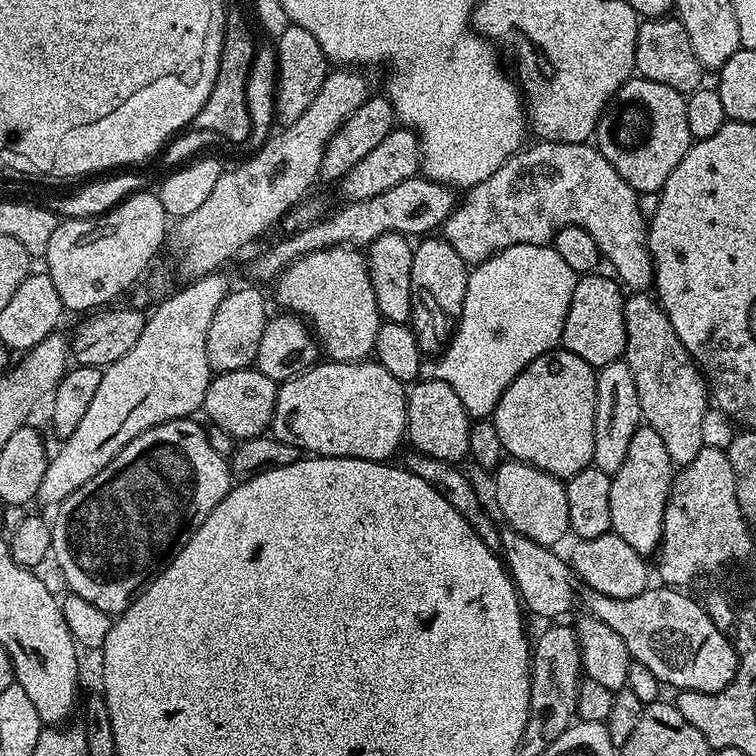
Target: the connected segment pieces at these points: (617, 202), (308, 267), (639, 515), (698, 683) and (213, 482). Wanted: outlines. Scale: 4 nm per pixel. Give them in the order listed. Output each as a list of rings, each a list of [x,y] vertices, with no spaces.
[[[549,140],[536,142],[533,148],[527,148],[514,153],[506,162],[502,162],[498,170],[494,170],[490,178],[463,193],[456,209],[444,219],[443,239],[450,241],[469,266],[475,266],[515,244],[548,244],[555,241],[558,230],[578,226],[585,228],[590,238],[598,242],[601,257],[616,267],[615,275],[625,289],[632,288],[628,290],[633,293],[651,289],[654,284],[652,255],[648,249],[648,225],[639,209],[640,197],[620,177],[618,170],[606,162],[599,148],[588,142],[563,144]]]
[[[352,246],[327,248],[314,254],[306,254],[296,260],[285,272],[276,277],[276,300],[281,309],[303,318],[310,325],[319,347],[329,361],[359,362],[369,359],[376,351],[376,339],[382,323],[378,302],[374,300],[374,286],[370,282],[368,262],[363,251]]]
[[[641,426],[630,442],[630,450],[626,450],[626,462],[622,462],[622,466],[618,466],[618,470],[611,478],[610,522],[612,523],[612,531],[616,533],[618,538],[622,538],[622,542],[634,546],[634,550],[638,550],[640,556],[651,557],[660,546],[664,515],[666,514],[668,498],[673,493],[672,481],[674,479],[674,465],[670,454],[666,454],[666,446],[662,446],[662,437],[658,435],[658,430]]]
[[[649,586],[642,594],[638,594],[629,600],[622,598],[610,598],[606,594],[598,594],[592,588],[581,587],[580,604],[585,613],[598,617],[622,642],[626,642],[626,650],[630,650],[635,663],[646,666],[654,678],[660,680],[661,685],[668,684],[675,690],[686,692],[717,692],[726,690],[730,682],[736,677],[736,651],[732,641],[726,639],[718,630],[718,626],[712,621],[707,607],[687,596],[687,591],[676,586]]]
[[[196,418],[162,422],[142,434],[138,434],[138,438],[131,440],[112,461],[106,466],[102,466],[102,470],[98,470],[98,474],[94,474],[94,478],[90,478],[90,482],[86,482],[86,486],[78,486],[78,490],[74,490],[74,494],[67,496],[55,509],[56,520],[51,521],[51,555],[54,560],[56,556],[56,564],[60,567],[65,582],[68,583],[67,591],[73,596],[86,598],[86,602],[98,606],[98,610],[103,612],[109,614],[125,612],[132,605],[133,597],[175,556],[176,551],[194,534],[194,530],[198,530],[198,526],[202,526],[202,522],[206,522],[206,518],[212,513],[214,506],[218,506],[218,502],[222,502],[222,498],[226,498],[226,494],[232,487],[234,487],[234,477],[229,461],[222,454],[218,454],[218,450],[214,450],[214,446],[210,446],[207,427],[203,423],[200,425]]]

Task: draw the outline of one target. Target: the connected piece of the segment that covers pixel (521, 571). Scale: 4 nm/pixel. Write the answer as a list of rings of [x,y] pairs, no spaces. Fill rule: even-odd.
[[[509,527],[501,531],[499,551],[502,553],[504,567],[508,569],[512,583],[515,584],[516,591],[520,593],[521,605],[536,616],[564,618],[576,600],[576,592],[572,589],[574,573],[569,561],[565,557],[563,560],[556,550],[544,548],[538,542],[518,534]]]

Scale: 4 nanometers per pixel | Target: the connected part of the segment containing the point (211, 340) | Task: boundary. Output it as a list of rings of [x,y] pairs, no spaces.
[[[233,287],[218,302],[214,318],[210,318],[210,330],[206,334],[206,354],[213,373],[242,370],[255,365],[258,342],[262,342],[262,330],[266,330],[270,311],[264,305],[264,296],[256,288]]]

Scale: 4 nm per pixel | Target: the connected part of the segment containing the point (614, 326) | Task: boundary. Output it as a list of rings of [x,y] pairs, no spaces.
[[[584,274],[577,279],[574,298],[570,298],[570,310],[566,314],[560,339],[561,345],[567,352],[578,354],[578,358],[582,358],[591,368],[597,370],[621,359],[626,346],[625,293],[611,275],[610,277],[600,275]]]

